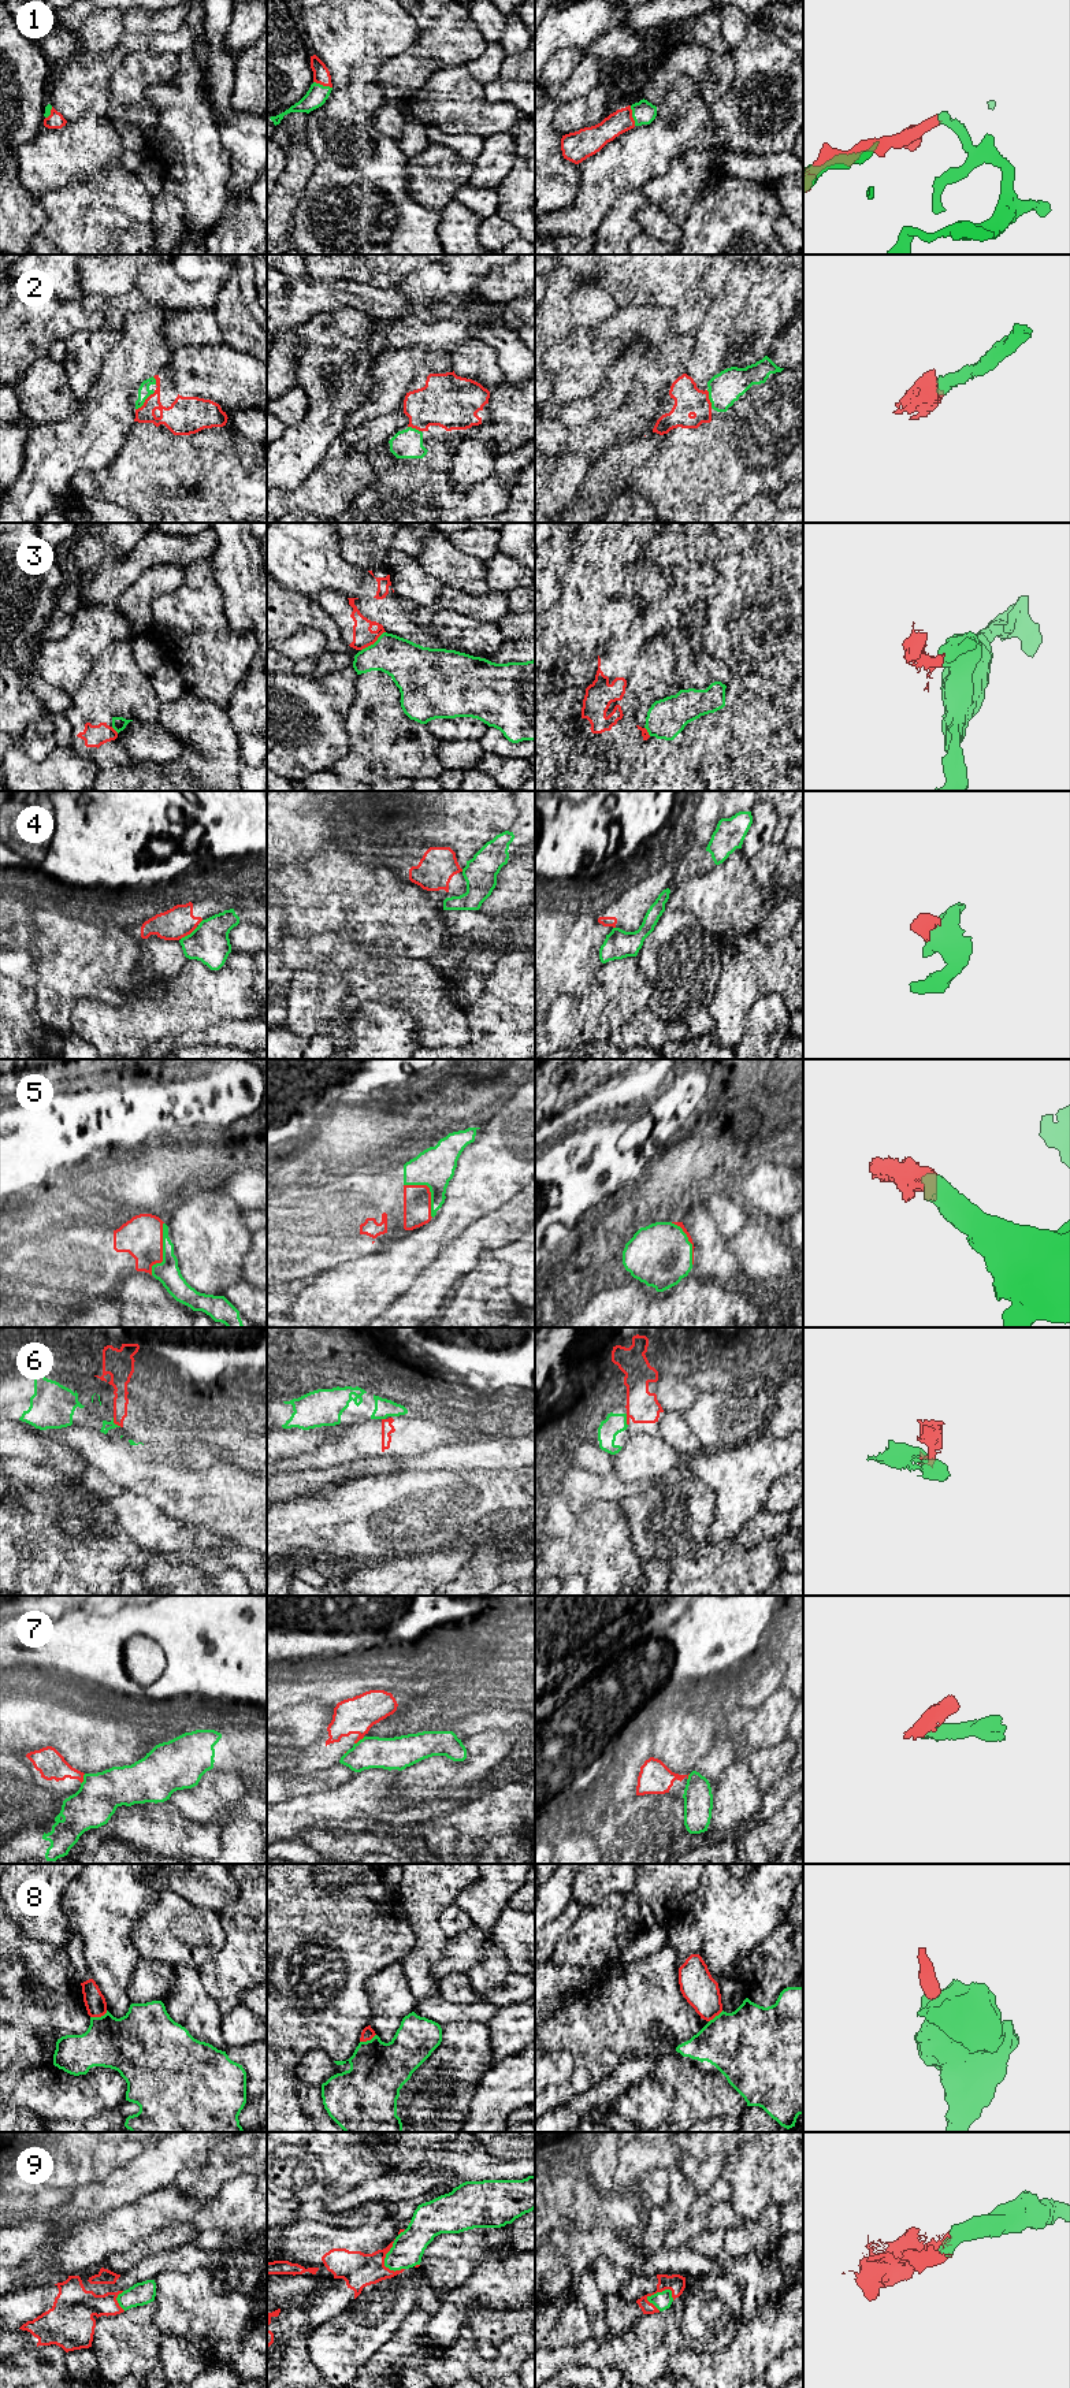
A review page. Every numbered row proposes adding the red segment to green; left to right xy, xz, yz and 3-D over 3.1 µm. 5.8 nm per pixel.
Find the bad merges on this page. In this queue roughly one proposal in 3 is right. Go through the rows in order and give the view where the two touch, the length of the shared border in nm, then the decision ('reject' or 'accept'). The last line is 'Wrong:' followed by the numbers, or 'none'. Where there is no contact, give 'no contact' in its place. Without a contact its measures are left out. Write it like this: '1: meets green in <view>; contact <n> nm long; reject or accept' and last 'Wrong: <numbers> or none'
1: meets green in yz; contact 120 nm long; accept
2: meets green in xy; contact 160 nm long; accept
3: meets green in xz; contact 180 nm long; reject
4: meets green in xy; contact 130 nm long; reject
5: meets green in xy; contact 320 nm long; accept
6: meets green in xy; contact 80 nm long; reject
7: meets green in xy; contact 70 nm long; reject
8: meets green in xy; contact 110 nm long; reject
9: meets green in yz; contact 170 nm long; accept
Wrong: 3, 4, 6, 7, 8

